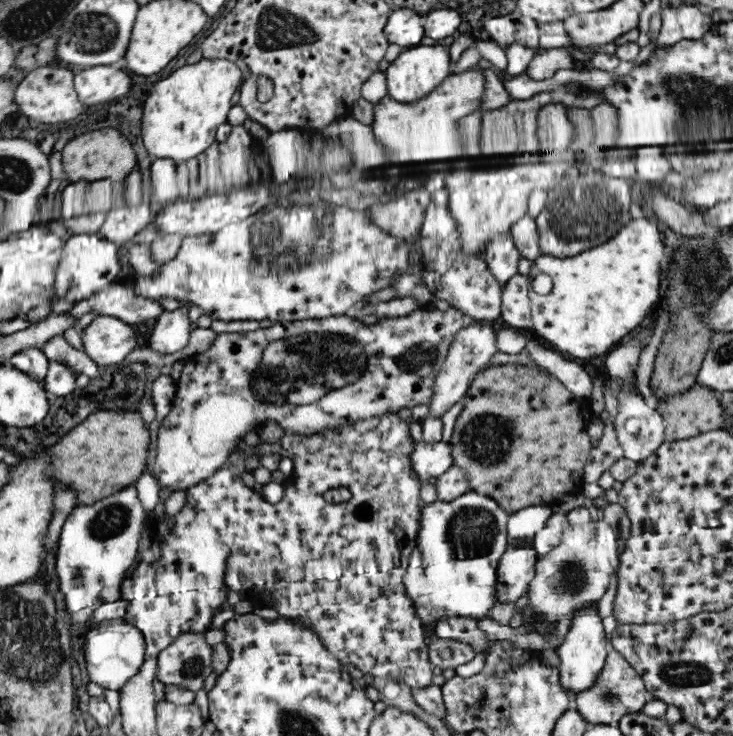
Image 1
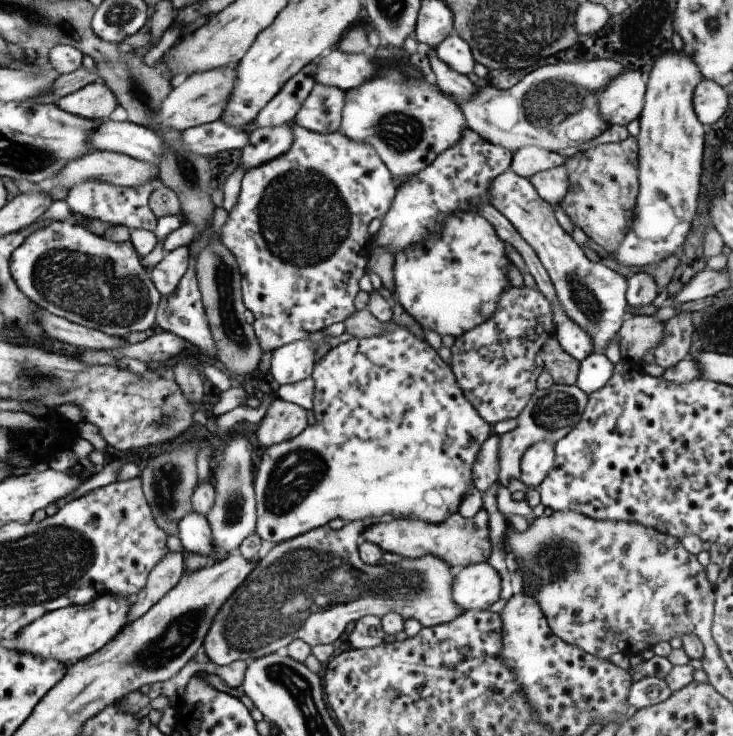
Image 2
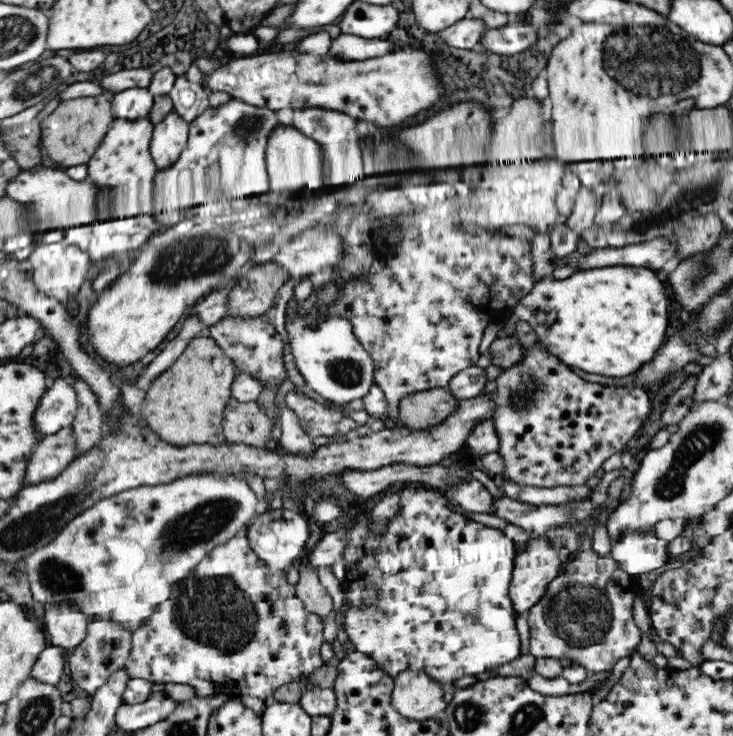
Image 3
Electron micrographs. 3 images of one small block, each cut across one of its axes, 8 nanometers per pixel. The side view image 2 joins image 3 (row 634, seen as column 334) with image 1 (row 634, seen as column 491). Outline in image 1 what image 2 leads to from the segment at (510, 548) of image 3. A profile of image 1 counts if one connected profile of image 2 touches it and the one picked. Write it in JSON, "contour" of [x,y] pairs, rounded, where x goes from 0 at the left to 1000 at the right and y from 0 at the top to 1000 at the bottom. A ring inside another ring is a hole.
{"contour":[[[644,666],[622,675],[622,679],[603,681],[596,677],[589,685],[576,686],[568,742],[559,754],[551,796],[569,837],[576,842],[584,870],[591,865],[595,840],[625,836],[652,842],[666,836],[666,830],[677,821],[677,773],[682,757],[694,742],[690,716],[693,700],[671,675]]]}

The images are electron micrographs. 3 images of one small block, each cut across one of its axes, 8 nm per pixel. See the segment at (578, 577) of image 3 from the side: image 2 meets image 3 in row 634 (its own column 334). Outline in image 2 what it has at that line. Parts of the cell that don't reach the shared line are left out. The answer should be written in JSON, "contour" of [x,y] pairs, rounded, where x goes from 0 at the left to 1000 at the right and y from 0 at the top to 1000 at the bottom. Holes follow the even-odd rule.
{"contour":[[[492,708],[473,709],[462,719],[452,719],[447,713],[442,713],[435,715],[435,717],[427,717],[426,720],[422,720],[409,728],[402,728],[402,731],[397,731],[396,734],[375,739],[359,758],[351,761],[348,772],[334,783],[334,789],[330,793],[326,793],[323,802],[307,815],[307,821],[302,821],[302,826],[300,829],[296,829],[295,837],[291,837],[288,851],[285,851],[282,861],[280,861],[276,875],[280,889],[282,889],[282,894],[285,894],[293,904],[308,905],[323,897],[337,901],[342,897],[348,897],[348,894],[363,891],[364,889],[375,886],[381,880],[386,880],[386,878],[392,879],[394,872],[398,872],[402,868],[413,870],[423,880],[431,876],[453,875],[454,871],[467,864],[469,853],[476,845],[484,846],[499,836],[514,837],[514,840],[520,841],[525,834],[540,833],[550,840],[550,844],[563,840],[574,848],[574,852],[588,852],[595,851],[596,848],[604,848],[604,845],[614,845],[621,837],[625,837],[629,833],[629,827],[618,821],[614,814],[613,793],[615,793],[618,783],[613,780],[613,769],[604,766],[604,761],[599,761],[599,758],[593,758],[593,755],[577,755],[577,758],[569,760],[548,758],[544,764],[539,764],[539,766],[520,765],[514,766],[514,769],[498,769],[487,754],[487,742],[491,735],[491,727],[498,716],[499,711]]]}

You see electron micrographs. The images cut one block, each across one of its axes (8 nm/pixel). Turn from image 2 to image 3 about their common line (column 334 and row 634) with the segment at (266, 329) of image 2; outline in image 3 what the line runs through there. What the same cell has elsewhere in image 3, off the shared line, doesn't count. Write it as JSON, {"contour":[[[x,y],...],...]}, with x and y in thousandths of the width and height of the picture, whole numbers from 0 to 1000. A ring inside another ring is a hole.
{"contour":[[[345,705],[338,707],[329,720],[325,720],[314,734],[295,742],[267,768],[262,781],[246,788],[237,795],[236,804],[224,818],[213,826],[213,832],[205,836],[199,848],[191,856],[179,861],[179,885],[171,910],[177,923],[196,923],[206,928],[229,929],[259,929],[266,935],[267,943],[273,946],[311,944],[314,948],[329,948],[332,944],[363,948],[372,944],[374,939],[385,929],[393,929],[396,924],[407,924],[409,918],[419,917],[443,901],[437,893],[437,880],[443,872],[441,864],[441,845],[438,837],[426,834],[416,829],[409,813],[404,811],[401,798],[396,796],[385,779],[370,773],[344,745],[341,745],[337,717],[344,712]]]}

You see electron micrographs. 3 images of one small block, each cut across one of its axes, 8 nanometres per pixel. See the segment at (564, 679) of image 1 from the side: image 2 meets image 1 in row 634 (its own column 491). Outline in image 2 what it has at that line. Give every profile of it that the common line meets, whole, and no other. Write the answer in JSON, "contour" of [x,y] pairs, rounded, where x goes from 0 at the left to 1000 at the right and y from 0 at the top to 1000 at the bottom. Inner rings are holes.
{"contour":[[[663,764],[643,766],[618,783],[614,814],[629,830],[656,830],[678,817],[682,780]]]}

